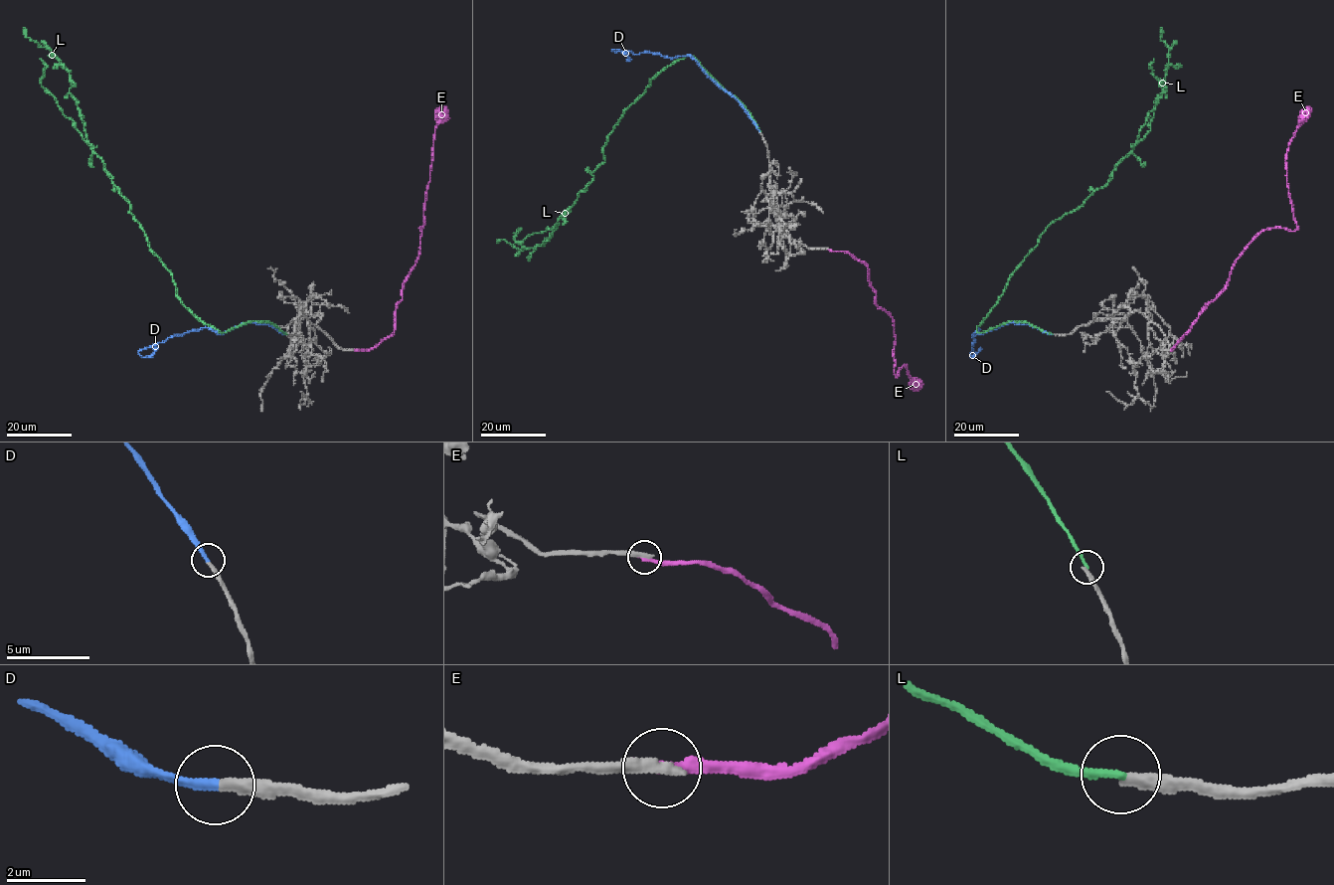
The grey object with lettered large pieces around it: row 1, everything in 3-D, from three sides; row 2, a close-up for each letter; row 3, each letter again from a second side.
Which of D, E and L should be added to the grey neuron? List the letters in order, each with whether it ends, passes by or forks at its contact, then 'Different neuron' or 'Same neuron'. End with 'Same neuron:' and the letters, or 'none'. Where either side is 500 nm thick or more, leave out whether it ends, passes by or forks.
D: It ends there. Same neuron
E: It ends there. Different neuron
L: It ends there. Different neuron
Same neuron: D

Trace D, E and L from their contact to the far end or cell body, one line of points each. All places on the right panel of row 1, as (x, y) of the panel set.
D: (1051, 334), (1015, 323), (1004, 323), (980, 334), (975, 331), (977, 327), (970, 357), (980, 348)
E: (1171, 350), (1226, 284), (1236, 259), (1262, 231), (1296, 227), (1285, 155), (1307, 105)
L: (1052, 334), (1021, 321), (976, 328), (1040, 235), (1108, 182), (1131, 151), (1166, 90), (1170, 48), (1161, 28)

